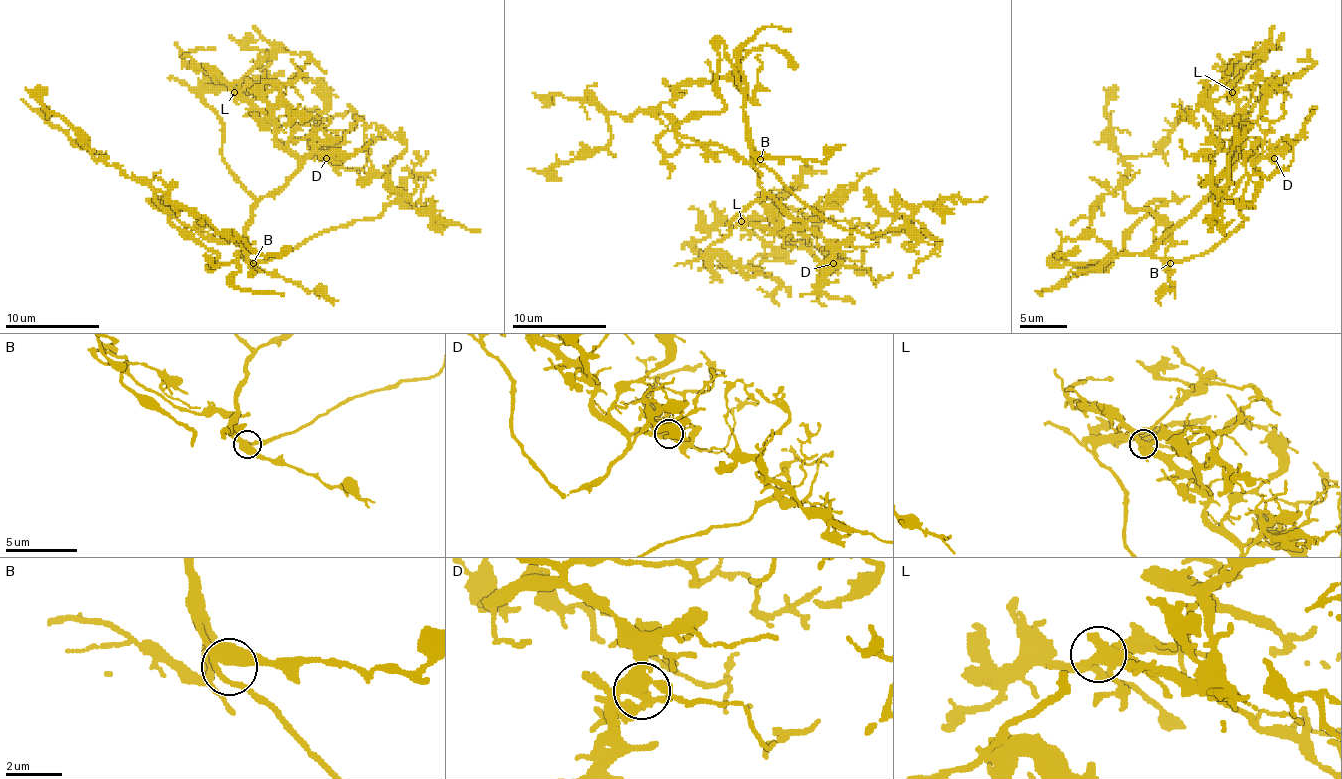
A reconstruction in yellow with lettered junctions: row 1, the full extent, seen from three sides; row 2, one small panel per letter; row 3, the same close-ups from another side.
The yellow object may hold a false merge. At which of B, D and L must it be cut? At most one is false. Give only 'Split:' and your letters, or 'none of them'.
Split: none of them

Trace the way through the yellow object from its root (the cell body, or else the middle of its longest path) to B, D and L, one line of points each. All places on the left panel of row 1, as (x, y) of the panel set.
B: (246, 248), (243, 258), (253, 263)
D: (246, 248), (246, 225), (250, 220), (250, 210), (265, 196), (279, 192), (305, 158), (326, 158)
L: (246, 248), (250, 210), (288, 182), (298, 161), (274, 139), (274, 125), (234, 92)

